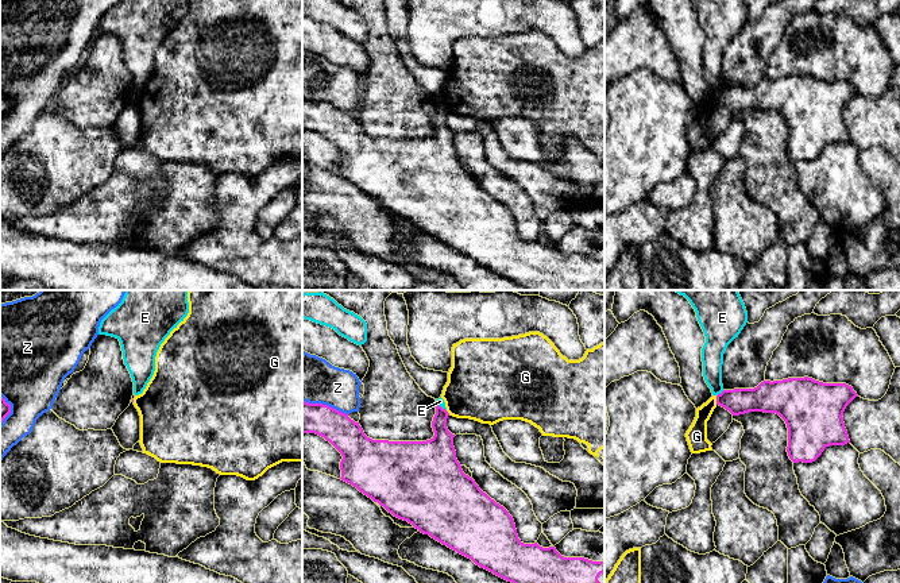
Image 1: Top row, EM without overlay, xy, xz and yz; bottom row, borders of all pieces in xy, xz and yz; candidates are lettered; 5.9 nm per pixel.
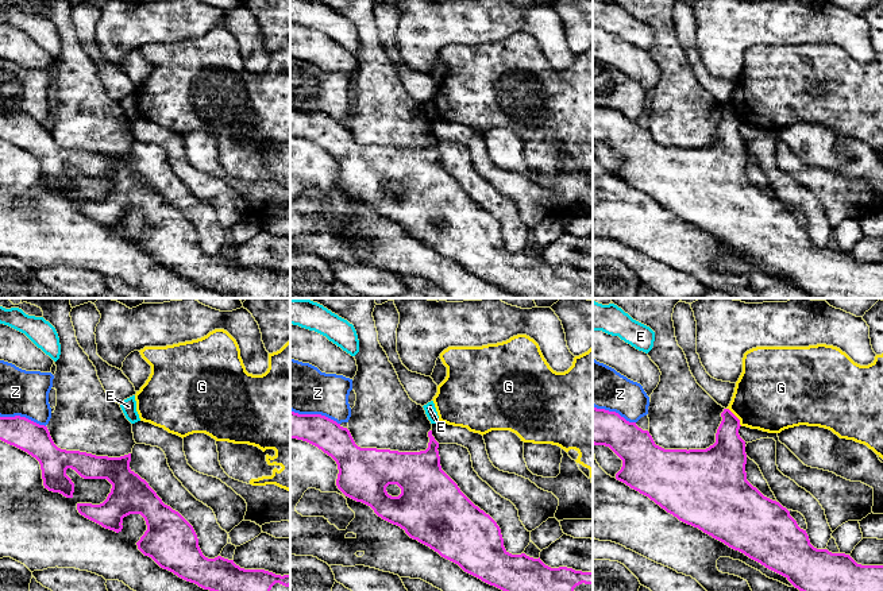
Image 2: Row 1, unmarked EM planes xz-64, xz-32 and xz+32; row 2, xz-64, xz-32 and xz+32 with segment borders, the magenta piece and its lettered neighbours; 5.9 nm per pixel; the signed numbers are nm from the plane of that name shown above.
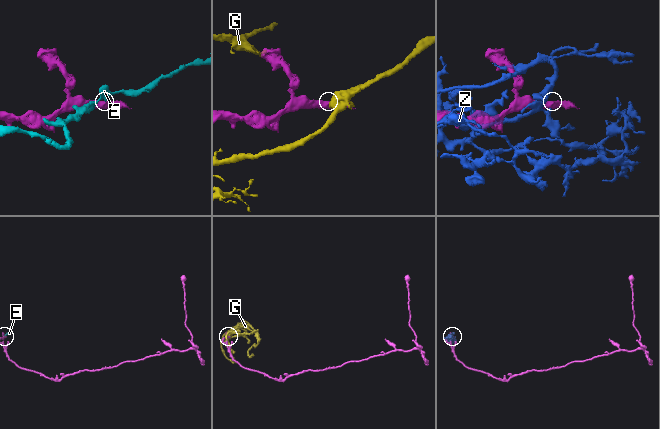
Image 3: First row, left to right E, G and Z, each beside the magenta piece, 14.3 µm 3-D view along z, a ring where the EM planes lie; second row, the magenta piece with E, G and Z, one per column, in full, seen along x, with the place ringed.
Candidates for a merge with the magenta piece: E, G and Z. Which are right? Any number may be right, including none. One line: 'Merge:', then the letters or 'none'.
Merge: none

